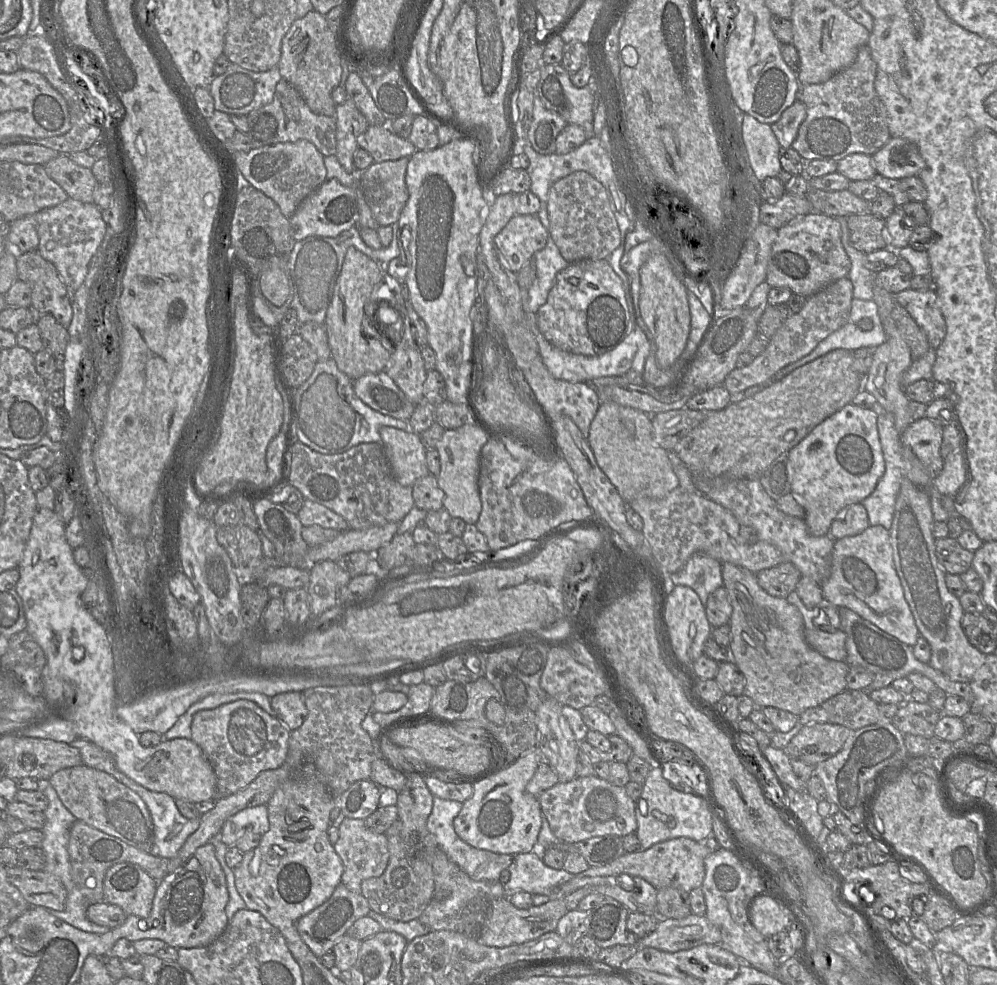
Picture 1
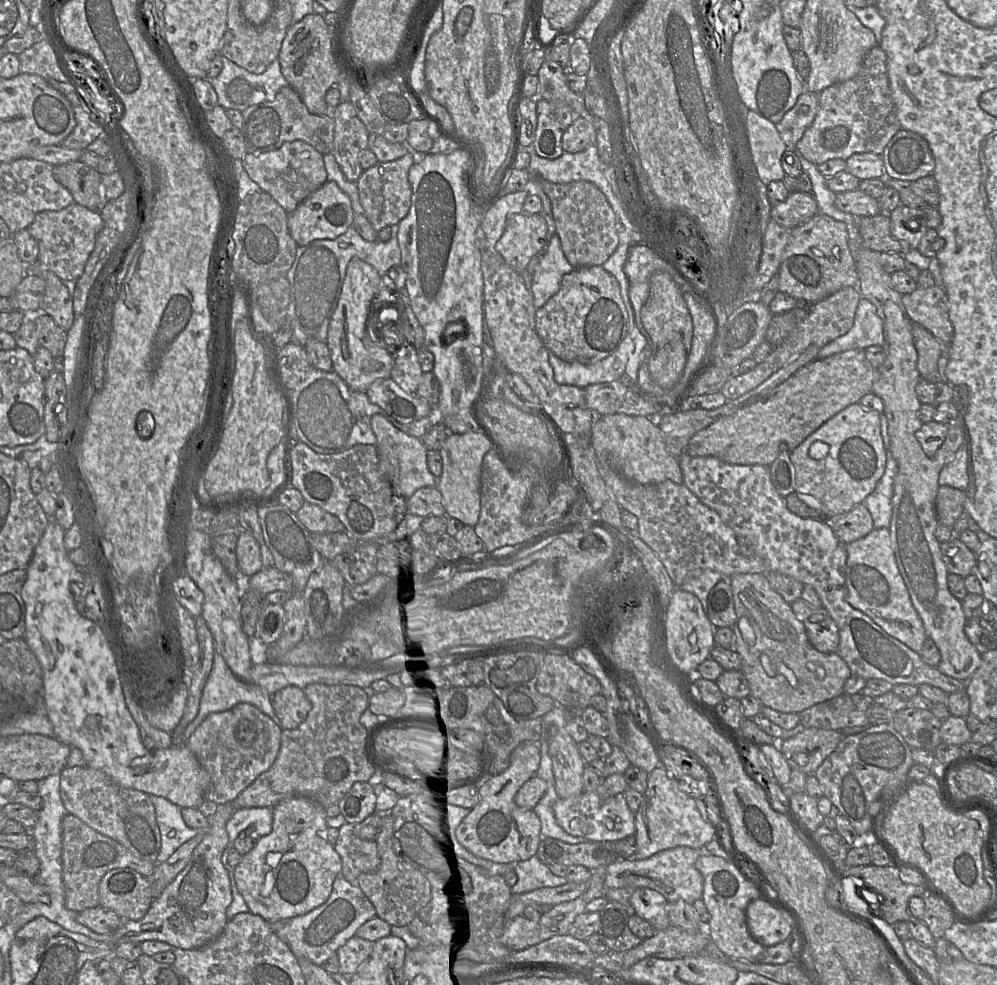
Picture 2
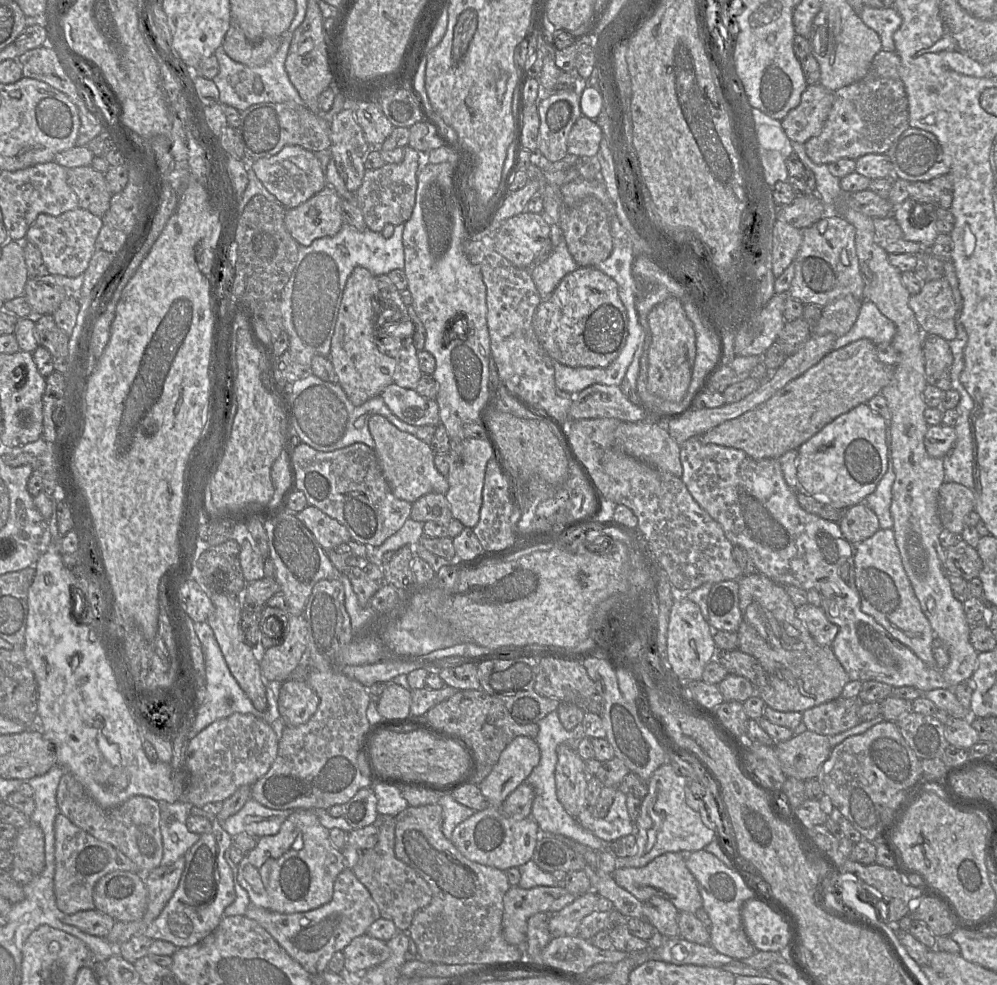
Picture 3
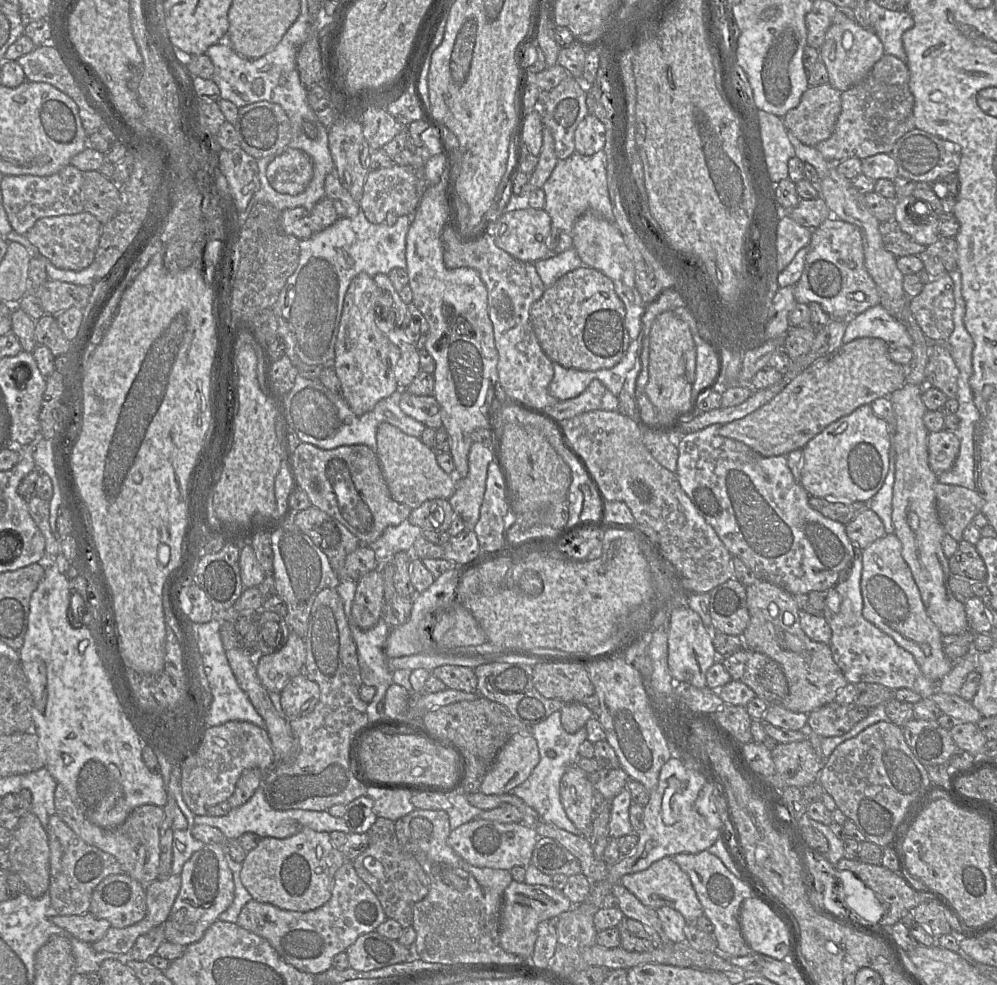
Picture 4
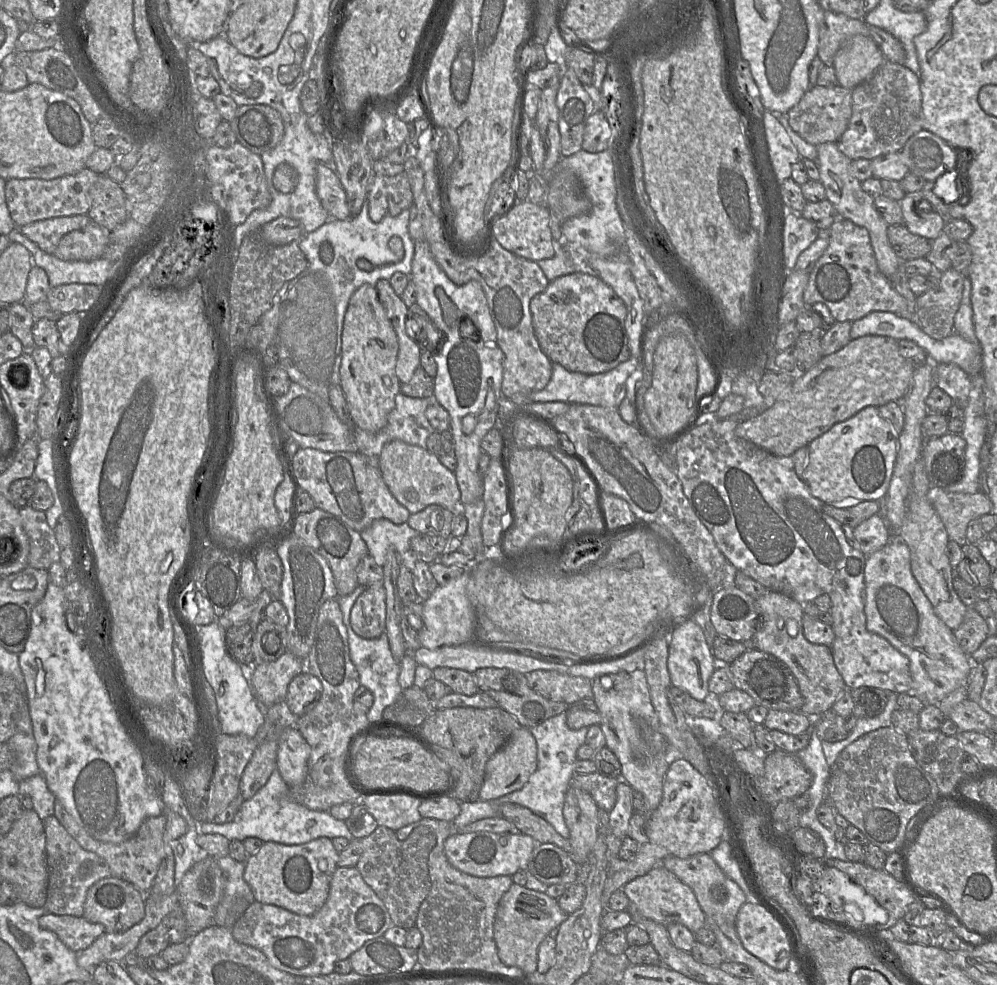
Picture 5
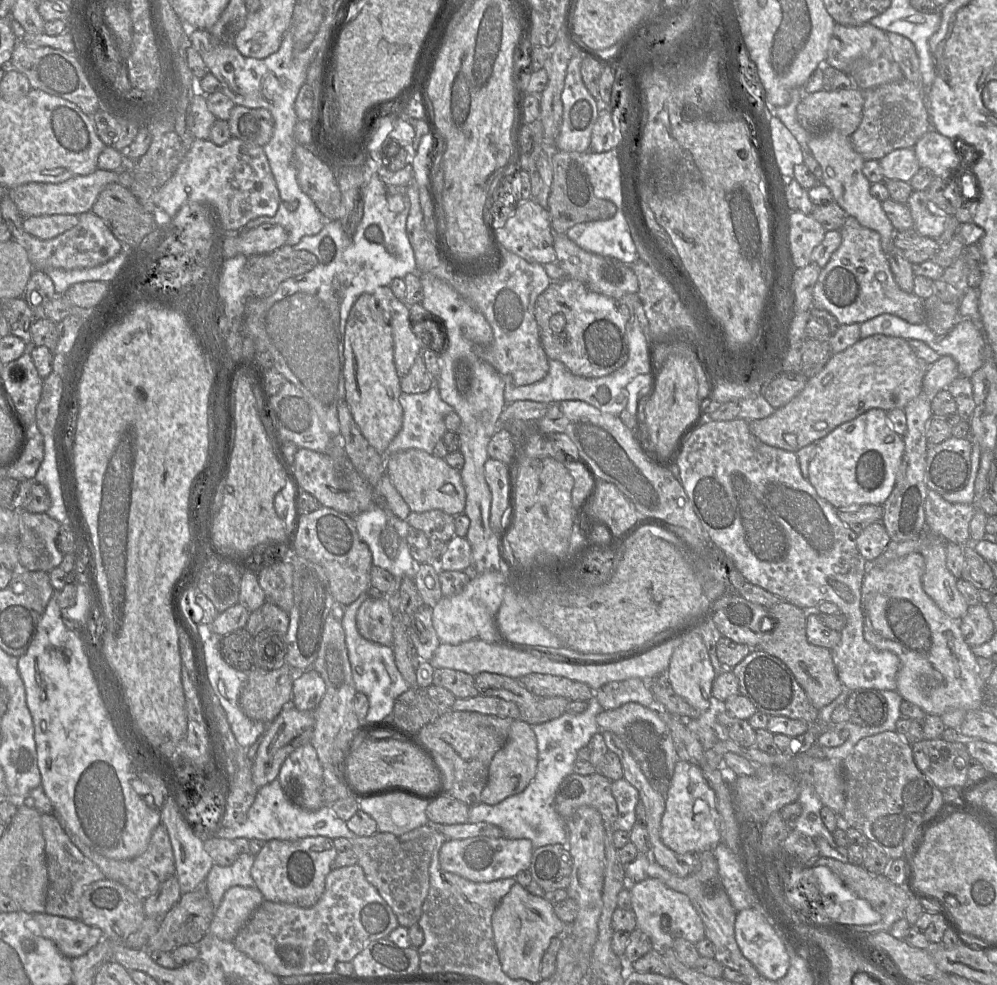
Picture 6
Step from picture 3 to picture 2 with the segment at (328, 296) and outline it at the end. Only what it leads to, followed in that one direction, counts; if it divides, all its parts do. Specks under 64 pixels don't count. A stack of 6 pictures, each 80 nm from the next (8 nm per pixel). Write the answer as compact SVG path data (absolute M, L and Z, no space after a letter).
M351 226L334 240L319 239L297 247L294 263L286 275L290 284L286 321L291 323L293 329L292 342L302 347L305 347L309 339L326 342L329 323L340 297L347 265L352 258L356 257L370 264L380 276L387 275L391 267L401 265L399 226L390 227L391 238L387 242L379 239L368 242Z

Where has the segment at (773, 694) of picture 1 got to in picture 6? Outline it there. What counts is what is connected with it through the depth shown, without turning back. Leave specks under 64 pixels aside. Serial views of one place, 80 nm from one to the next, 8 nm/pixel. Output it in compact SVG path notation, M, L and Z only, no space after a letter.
M781 601L773 607L766 607L770 616L775 619L775 627L771 632L765 632L763 641L758 648L779 658L792 672L799 685L803 688L813 706L819 711L832 703L844 691L833 662L831 650L809 643L806 635L808 611L786 601Z

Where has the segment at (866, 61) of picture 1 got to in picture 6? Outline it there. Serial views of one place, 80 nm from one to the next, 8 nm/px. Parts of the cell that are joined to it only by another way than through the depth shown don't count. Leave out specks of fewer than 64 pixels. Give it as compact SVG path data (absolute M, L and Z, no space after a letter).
M907 79L863 91L864 105L861 124L850 136L854 150L864 160L879 161L892 151L913 148L931 129L925 107L925 92Z

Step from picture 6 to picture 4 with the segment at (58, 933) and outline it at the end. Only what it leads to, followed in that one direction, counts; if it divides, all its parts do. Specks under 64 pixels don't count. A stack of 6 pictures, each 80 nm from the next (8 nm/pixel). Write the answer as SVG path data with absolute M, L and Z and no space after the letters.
M89 912L82 915L56 915L50 919L73 937L88 944L101 940L112 927L107 920L98 919Z

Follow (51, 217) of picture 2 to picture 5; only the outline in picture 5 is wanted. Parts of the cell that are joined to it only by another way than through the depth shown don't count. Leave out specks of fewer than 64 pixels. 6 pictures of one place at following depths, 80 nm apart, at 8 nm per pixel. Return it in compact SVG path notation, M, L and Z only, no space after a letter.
M88 214L54 217L32 222L20 228L20 232L43 252L53 255L64 235L84 228L90 221Z

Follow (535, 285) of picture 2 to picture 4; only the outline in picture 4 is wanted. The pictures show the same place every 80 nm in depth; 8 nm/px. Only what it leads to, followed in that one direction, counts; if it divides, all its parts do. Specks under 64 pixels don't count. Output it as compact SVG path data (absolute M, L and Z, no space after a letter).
M560 231L556 255L534 262L535 269L545 289L552 286L560 277L583 265L576 250L572 247L570 232Z

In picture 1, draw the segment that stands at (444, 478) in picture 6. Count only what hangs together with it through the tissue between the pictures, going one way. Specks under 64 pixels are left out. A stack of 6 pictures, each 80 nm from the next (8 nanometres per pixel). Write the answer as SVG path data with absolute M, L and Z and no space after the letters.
M383 426L379 433L392 473L399 484L412 487L418 479L430 474L426 463L427 450L419 434L389 426Z

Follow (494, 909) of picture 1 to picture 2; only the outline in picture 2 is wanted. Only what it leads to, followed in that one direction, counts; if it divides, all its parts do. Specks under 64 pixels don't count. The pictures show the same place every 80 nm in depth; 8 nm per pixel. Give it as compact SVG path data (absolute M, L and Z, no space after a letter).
M578 897L551 907L538 921L531 921L523 915L506 920L500 936L501 944L510 950L523 950L553 936L568 934L576 917L586 912L586 904Z

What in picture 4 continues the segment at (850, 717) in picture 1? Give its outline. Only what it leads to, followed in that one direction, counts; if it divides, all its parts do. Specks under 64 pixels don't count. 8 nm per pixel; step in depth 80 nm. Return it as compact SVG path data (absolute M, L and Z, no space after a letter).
M833 701L809 713L807 724L818 737L842 736L854 726L848 711L849 705L840 705Z

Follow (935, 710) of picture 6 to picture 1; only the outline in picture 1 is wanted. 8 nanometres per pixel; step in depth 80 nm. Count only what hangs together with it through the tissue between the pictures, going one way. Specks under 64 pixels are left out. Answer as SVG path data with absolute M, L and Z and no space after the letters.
M870 525L860 534L835 540L831 572L821 590L825 601L832 605L849 608L911 647L917 643L920 632L894 566L890 531L882 525Z

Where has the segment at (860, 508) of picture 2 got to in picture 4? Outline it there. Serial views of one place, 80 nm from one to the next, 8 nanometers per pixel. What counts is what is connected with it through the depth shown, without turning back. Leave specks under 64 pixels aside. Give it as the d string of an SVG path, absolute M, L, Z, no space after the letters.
M869 508L846 524L845 530L851 542L861 550L887 534L879 516Z

